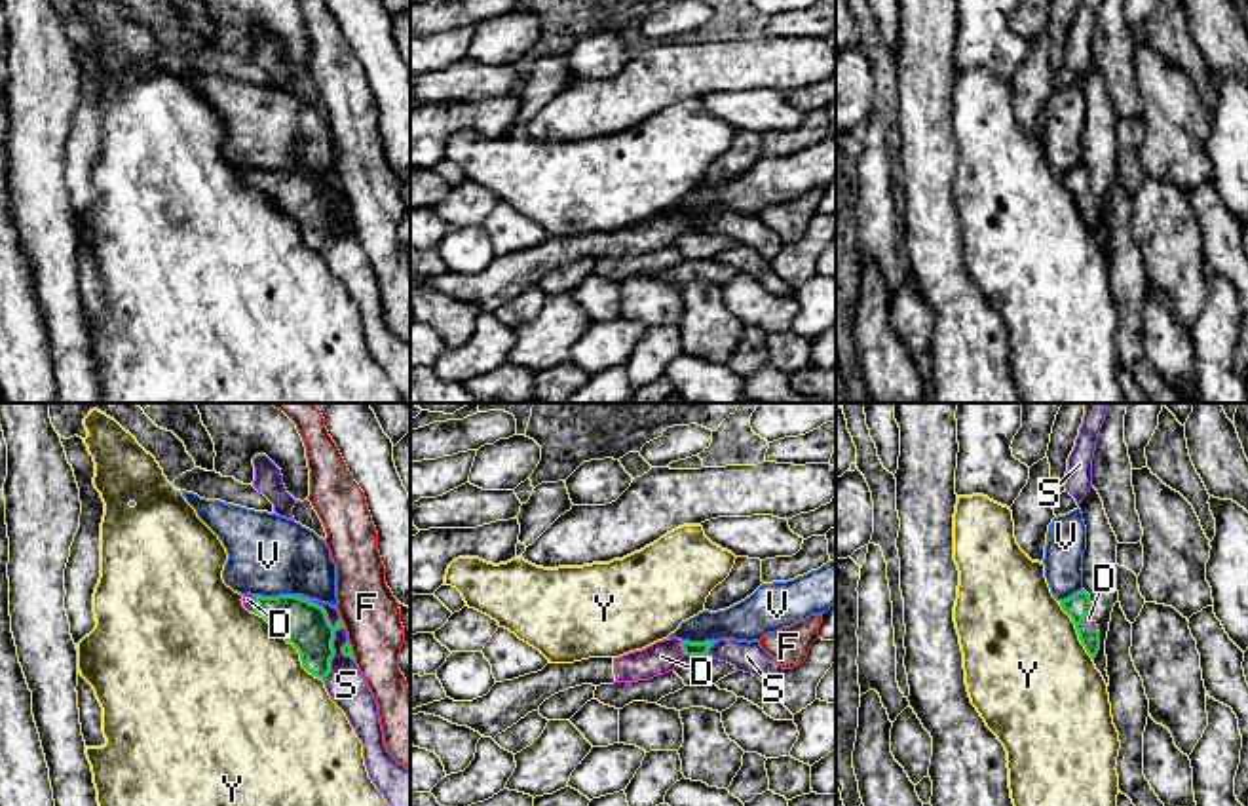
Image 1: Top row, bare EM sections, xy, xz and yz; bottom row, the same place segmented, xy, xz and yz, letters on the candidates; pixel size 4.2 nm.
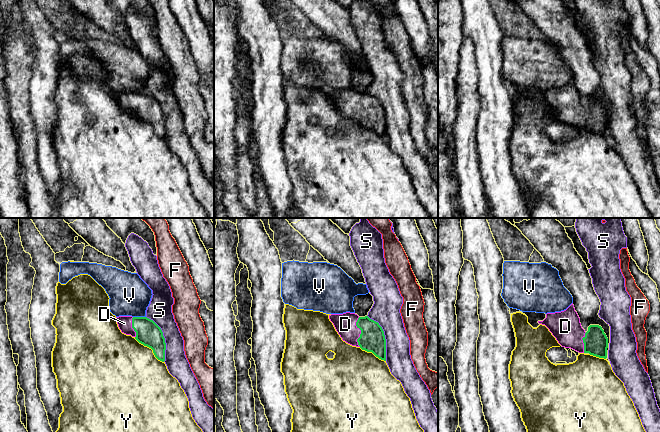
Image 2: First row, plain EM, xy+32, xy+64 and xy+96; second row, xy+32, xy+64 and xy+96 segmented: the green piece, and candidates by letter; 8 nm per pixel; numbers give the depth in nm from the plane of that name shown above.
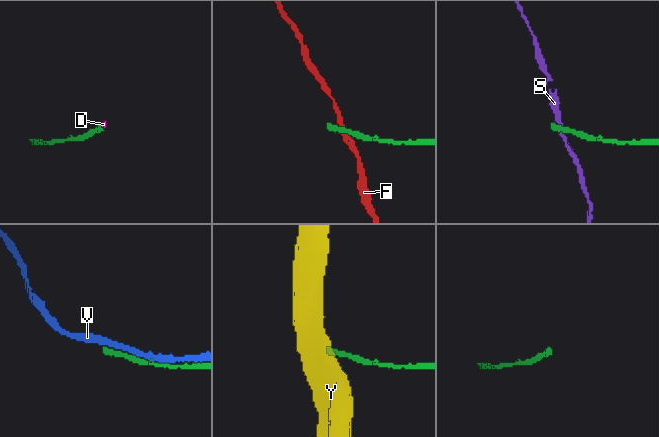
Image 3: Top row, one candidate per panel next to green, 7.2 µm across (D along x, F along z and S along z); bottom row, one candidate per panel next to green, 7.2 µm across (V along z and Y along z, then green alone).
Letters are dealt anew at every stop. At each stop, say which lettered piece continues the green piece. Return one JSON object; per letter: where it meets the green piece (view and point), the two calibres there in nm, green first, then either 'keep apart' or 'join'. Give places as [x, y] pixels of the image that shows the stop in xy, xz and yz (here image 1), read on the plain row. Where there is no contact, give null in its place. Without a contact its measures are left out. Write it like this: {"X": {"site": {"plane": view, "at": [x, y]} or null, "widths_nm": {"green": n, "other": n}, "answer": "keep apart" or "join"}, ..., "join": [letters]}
{"D": {"site": {"plane": "xz", "at": [682, 223]}, "widths_nm": {"green": 60, "other": 140}, "answer": "join"}, "F": {"site": {"plane": "xy", "at": [342, 198]}, "widths_nm": {"green": 200, "other": 240}, "answer": "keep apart"}, "S": {"site": {"plane": "xy", "at": [335, 204]}, "widths_nm": {"green": 200, "other": 160}, "answer": "keep apart"}, "V": {"site": {"plane": "xy", "at": [278, 170]}, "widths_nm": {"green": 200, "other": 340}, "answer": "keep apart"}, "Y": {"site": {"plane": "xy", "at": [293, 219]}, "widths_nm": {"green": 200, "other": 480}, "answer": "keep apart"}, "join": ["D"]}

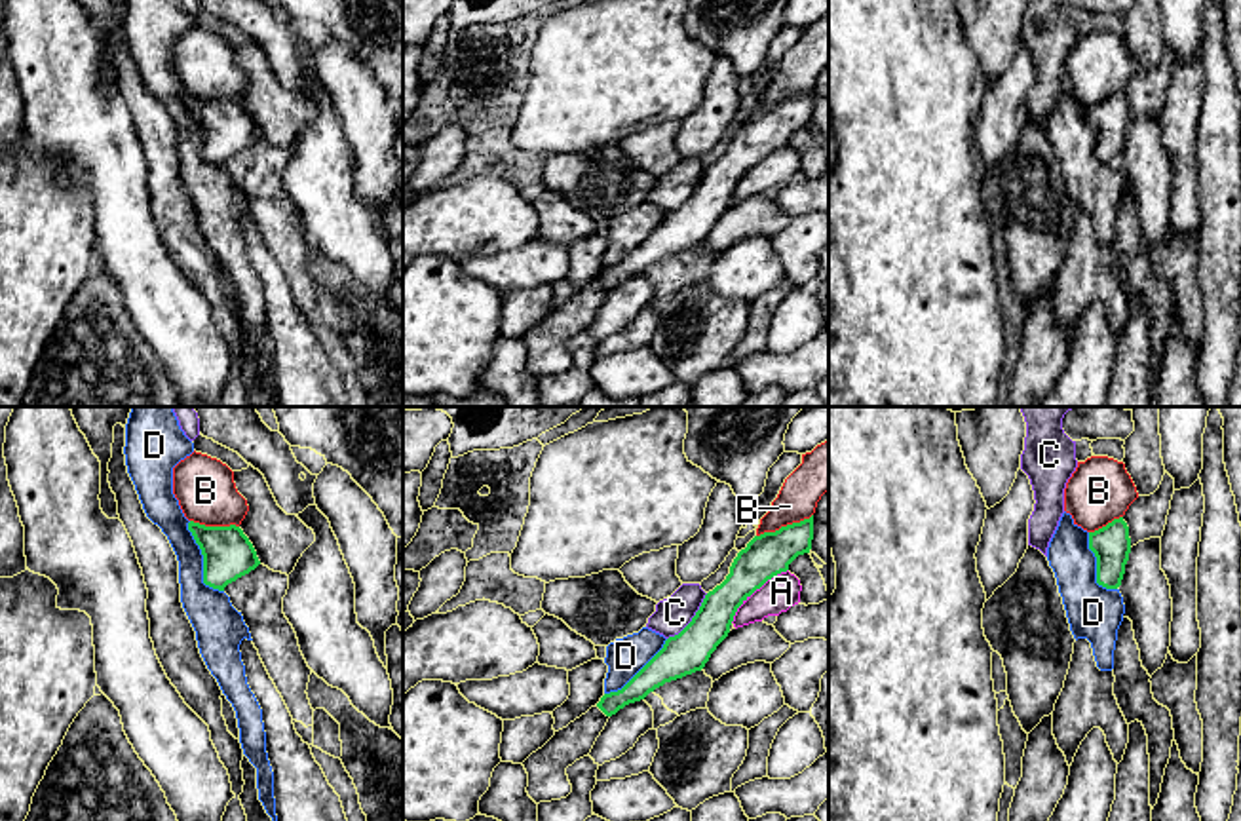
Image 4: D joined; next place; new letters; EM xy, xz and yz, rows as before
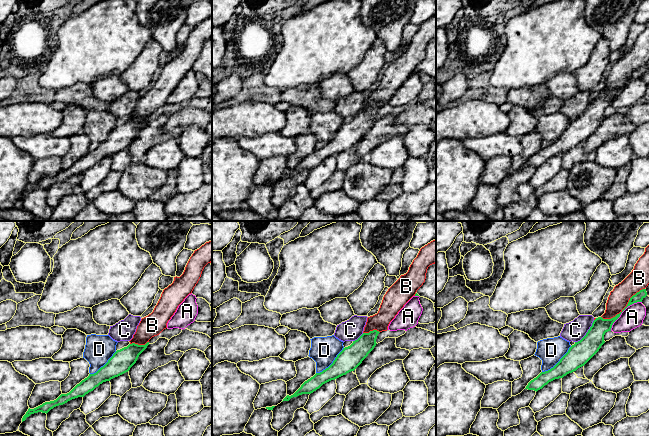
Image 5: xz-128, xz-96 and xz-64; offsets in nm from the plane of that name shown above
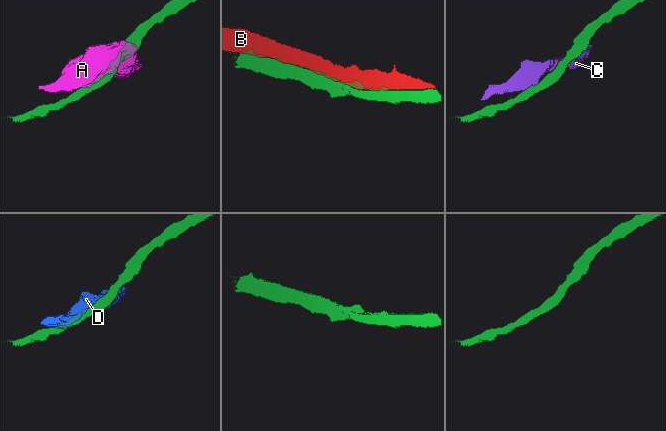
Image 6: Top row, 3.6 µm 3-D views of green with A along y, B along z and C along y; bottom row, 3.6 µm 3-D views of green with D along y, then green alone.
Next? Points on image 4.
{"A": {"site": {"plane": "xz", "at": [755, 164]}, "widths_nm": {"green": 190, "other": 150}, "answer": "keep apart"}, "B": {"site": {"plane": "xz", "at": [783, 101]}, "widths_nm": {"green": 190, "other": 170}, "answer": "keep apart"}, "C": {"site": {"plane": "xz", "at": [692, 192]}, "widths_nm": {"green": 180, "other": 150}, "answer": "keep apart"}, "D": {"site": {"plane": "xy", "at": [204, 135]}, "widths_nm": {"green": 220, "other": 190}, "answer": "keep apart"}, "join": []}

